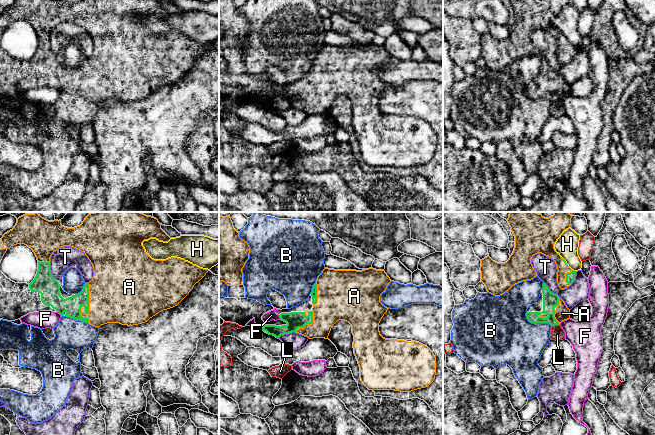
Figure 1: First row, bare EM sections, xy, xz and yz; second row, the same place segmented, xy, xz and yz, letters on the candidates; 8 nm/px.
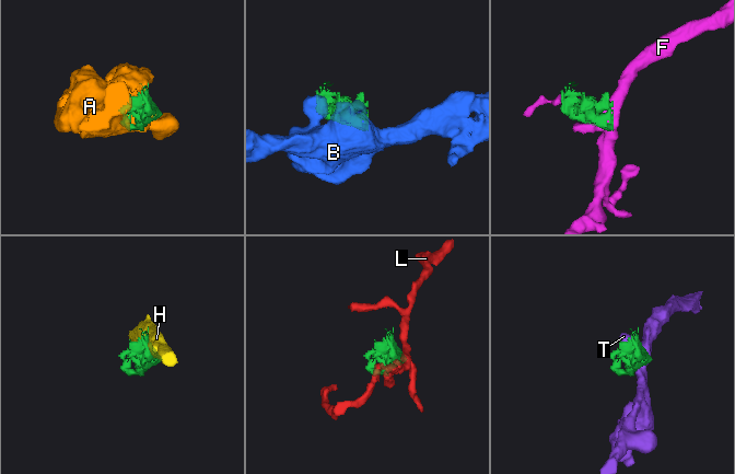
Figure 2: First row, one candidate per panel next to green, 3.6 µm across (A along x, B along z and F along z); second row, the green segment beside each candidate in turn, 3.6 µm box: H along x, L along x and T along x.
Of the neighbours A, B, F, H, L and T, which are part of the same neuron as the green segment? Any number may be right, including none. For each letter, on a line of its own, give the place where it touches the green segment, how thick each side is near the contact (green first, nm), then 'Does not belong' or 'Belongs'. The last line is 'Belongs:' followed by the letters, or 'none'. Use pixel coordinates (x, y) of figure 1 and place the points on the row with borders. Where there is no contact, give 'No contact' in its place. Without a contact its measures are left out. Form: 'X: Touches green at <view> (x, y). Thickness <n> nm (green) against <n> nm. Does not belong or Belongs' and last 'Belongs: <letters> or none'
A: Touches green at xy (87, 313). Thickness 150 nm (green) against 400 nm. Belongs
B: Touches green at yz (536, 322). Thickness 130 nm (green) against 400 nm. Does not belong
F: Touches green at xz (279, 316). Thickness 140 nm (green) against 80 nm. Does not belong
H: Touches green at yz (573, 270). Thickness 80 nm (green) against 180 nm. Does not belong
L: Touches green at yz (555, 324). Thickness 130 nm (green) against 110 nm. Does not belong
T: Touches green at yz (550, 291). Thickness 130 nm (green) against 170 nm. Does not belong
Belongs: A

